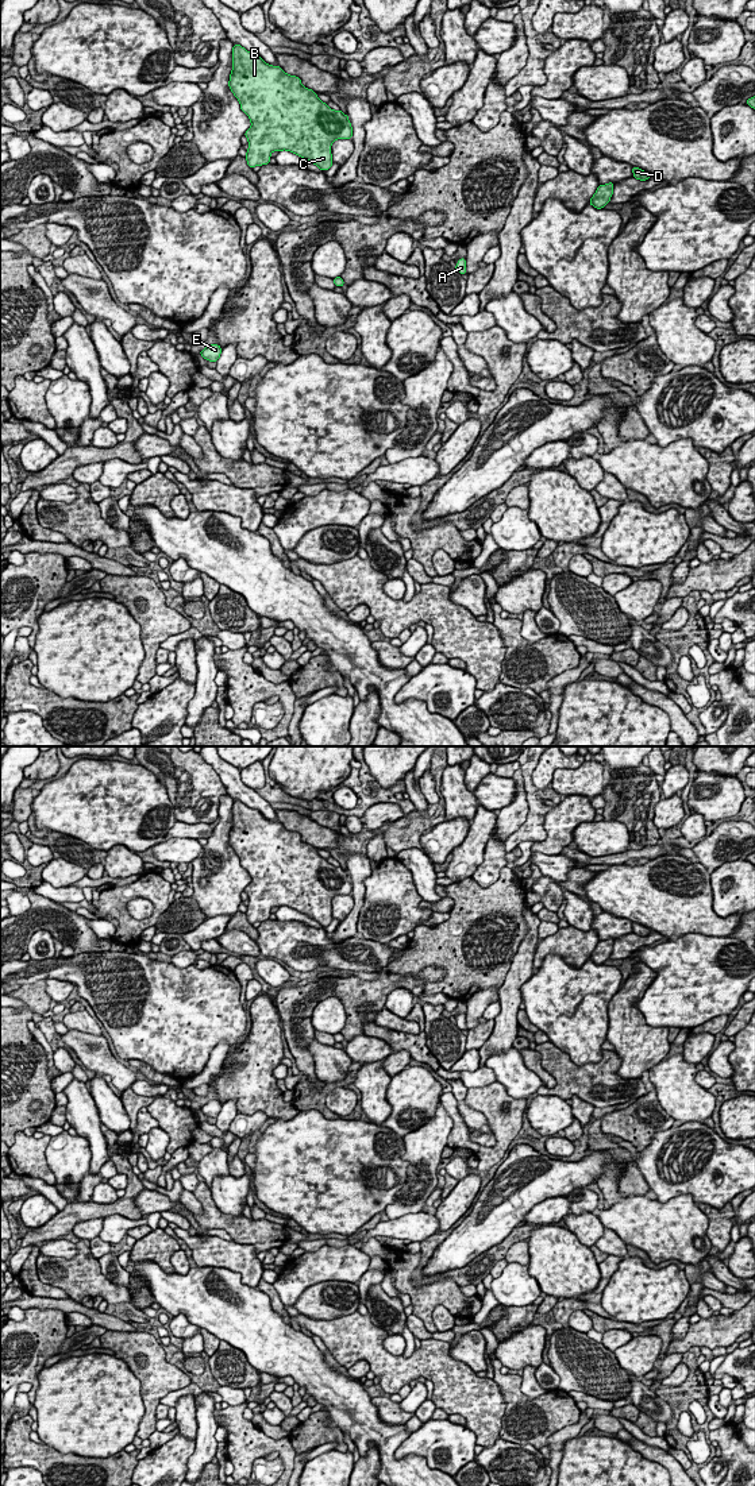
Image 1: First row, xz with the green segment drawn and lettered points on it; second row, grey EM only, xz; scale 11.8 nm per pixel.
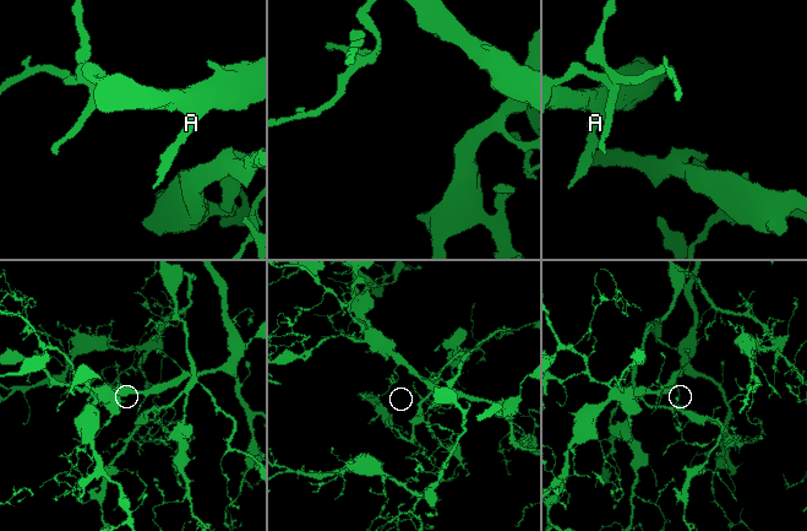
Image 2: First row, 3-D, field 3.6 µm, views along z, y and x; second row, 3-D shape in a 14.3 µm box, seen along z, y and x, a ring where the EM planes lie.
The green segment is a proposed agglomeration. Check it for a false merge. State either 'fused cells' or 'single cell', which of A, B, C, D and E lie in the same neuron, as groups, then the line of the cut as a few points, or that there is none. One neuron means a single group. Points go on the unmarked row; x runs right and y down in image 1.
single cell; groups A B C D E; cut none

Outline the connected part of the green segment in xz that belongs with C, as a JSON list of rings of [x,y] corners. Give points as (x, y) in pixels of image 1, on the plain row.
[[[240,800],[232,803],[232,827],[228,842],[239,856],[240,865],[251,877],[244,888],[249,896],[247,920],[267,920],[273,907],[290,907],[326,927],[332,922],[331,900],[336,895],[351,895],[353,883],[348,872],[331,865],[316,848],[301,841],[296,831],[286,830],[280,822],[266,819],[258,810]]]

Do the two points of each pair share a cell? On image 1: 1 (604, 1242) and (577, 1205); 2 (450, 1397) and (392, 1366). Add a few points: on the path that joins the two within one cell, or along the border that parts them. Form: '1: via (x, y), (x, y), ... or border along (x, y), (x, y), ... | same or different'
1: border along (570, 1211), (574, 1214), (590, 1212) | different
2: via (440, 1381), (427, 1367), (408, 1367) | same

